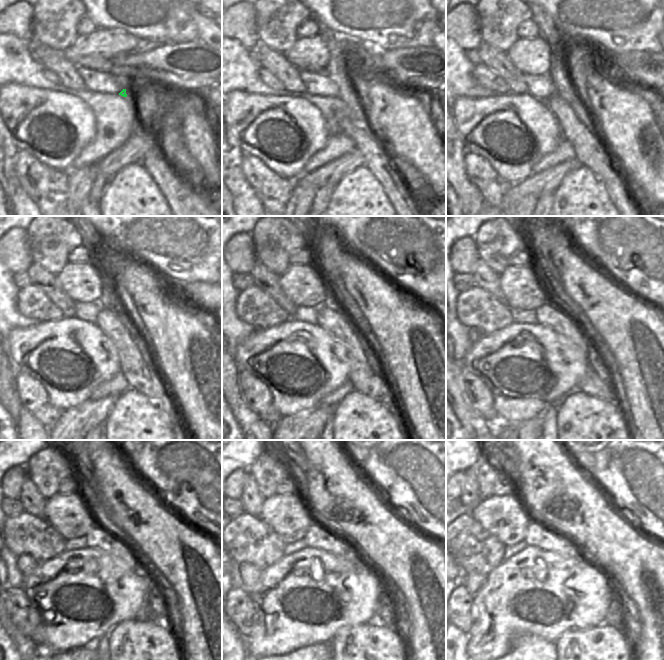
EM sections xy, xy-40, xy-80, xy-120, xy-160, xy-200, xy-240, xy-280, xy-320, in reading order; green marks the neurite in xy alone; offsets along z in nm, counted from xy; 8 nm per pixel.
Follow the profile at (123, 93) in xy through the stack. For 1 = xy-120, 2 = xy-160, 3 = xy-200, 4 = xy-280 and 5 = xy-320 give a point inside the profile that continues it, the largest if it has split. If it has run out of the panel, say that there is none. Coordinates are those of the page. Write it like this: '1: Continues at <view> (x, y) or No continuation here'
1: Continues at xy-120 (109, 299)
2: Continues at xy-160 (332, 301)
3: Continues at xy-200 (595, 360)
4: Continues at xy-280 (384, 616)
5: Continues at xy-320 (615, 615)

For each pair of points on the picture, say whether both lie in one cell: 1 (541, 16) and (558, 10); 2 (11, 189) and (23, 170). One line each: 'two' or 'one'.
1: two
2: two

